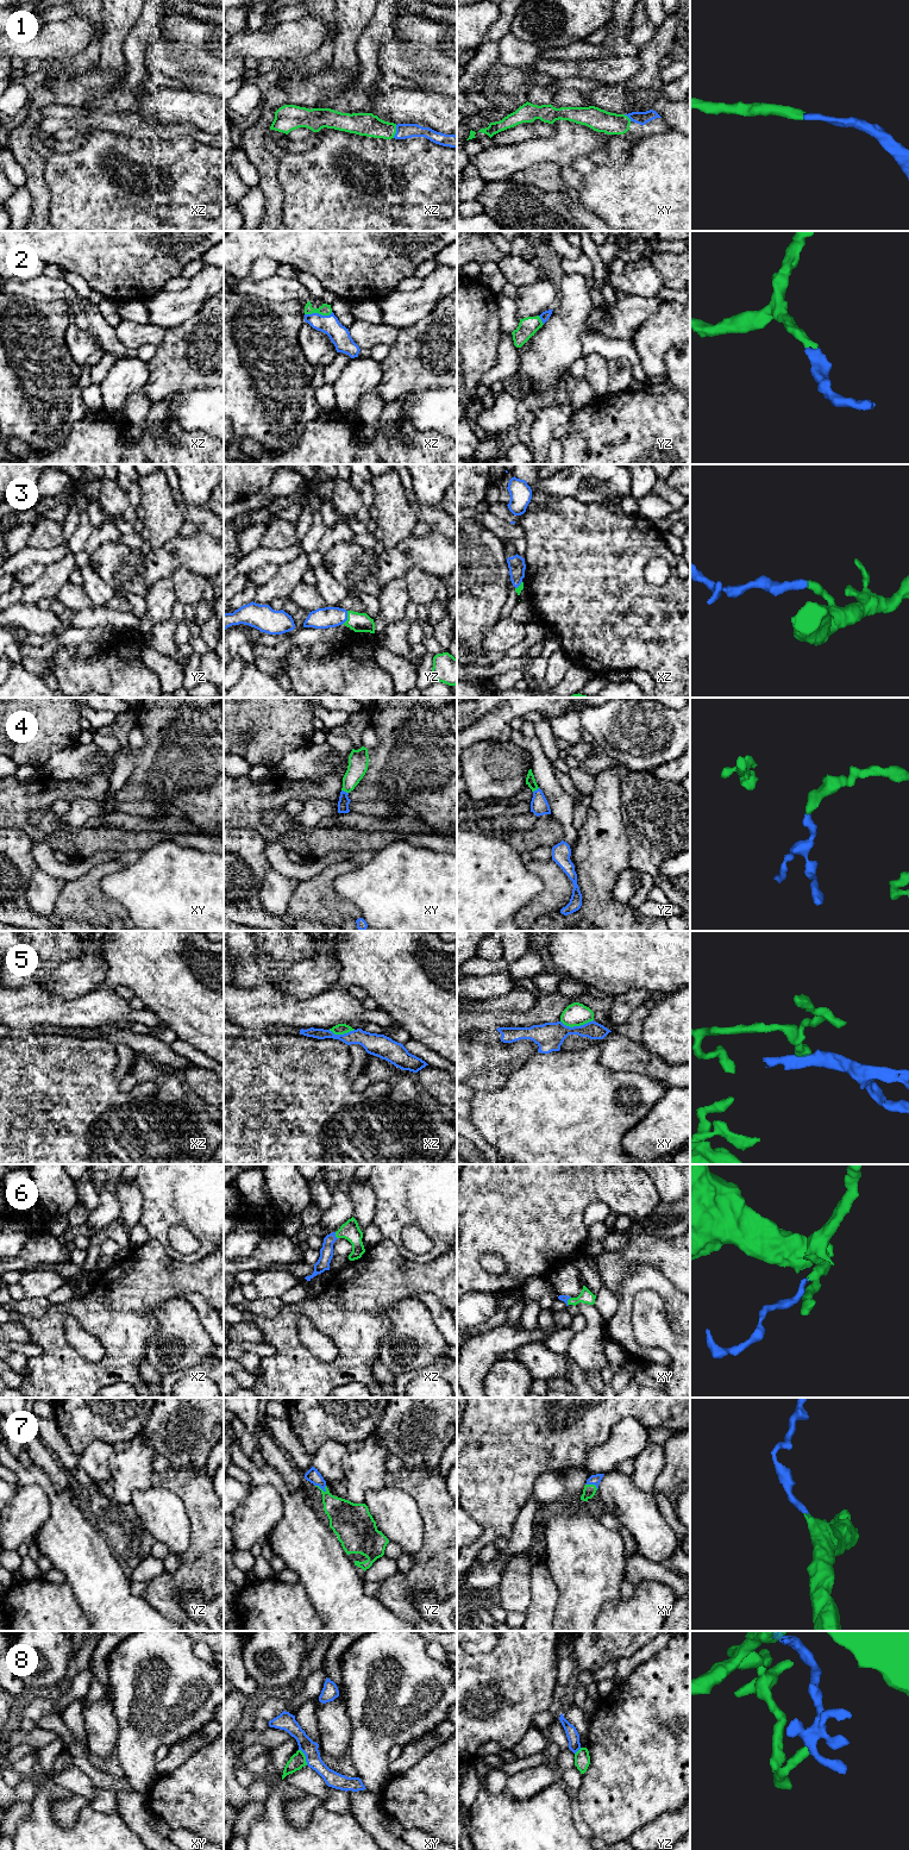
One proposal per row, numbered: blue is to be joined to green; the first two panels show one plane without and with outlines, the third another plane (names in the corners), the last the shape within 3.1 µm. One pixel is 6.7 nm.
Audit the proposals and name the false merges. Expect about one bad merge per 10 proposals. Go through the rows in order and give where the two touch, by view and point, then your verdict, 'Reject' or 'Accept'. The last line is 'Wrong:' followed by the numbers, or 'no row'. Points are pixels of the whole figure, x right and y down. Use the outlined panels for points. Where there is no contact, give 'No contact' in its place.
1: Touches green at xz (395, 131). Accept
2: Touches green at xz (318, 312). Accept
3: Touches green at yz (348, 618). Accept
4: Touches green at xy (345, 791). Accept
5: Touches green at xy (576, 1025). Reject
6: Touches green at xz (336, 1236). Accept
7: Touches green at yz (320, 1488). Accept
8: Touches green at xy (305, 1757). Reject
Wrong: 5, 8

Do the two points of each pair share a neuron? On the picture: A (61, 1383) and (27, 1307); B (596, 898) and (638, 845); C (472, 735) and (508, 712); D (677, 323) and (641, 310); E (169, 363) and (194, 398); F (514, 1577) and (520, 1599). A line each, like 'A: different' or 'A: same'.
A: different
B: different
C: same
D: different
E: different
F: same

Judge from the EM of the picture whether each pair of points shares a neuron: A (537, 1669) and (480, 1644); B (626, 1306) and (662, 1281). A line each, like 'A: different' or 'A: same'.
A: different
B: same

